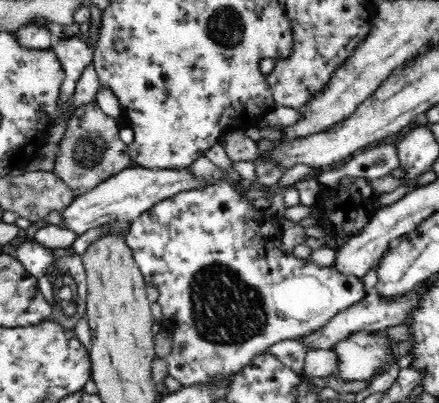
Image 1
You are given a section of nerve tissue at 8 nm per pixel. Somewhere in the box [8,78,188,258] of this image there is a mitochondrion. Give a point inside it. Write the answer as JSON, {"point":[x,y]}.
{"point":[90,148]}

